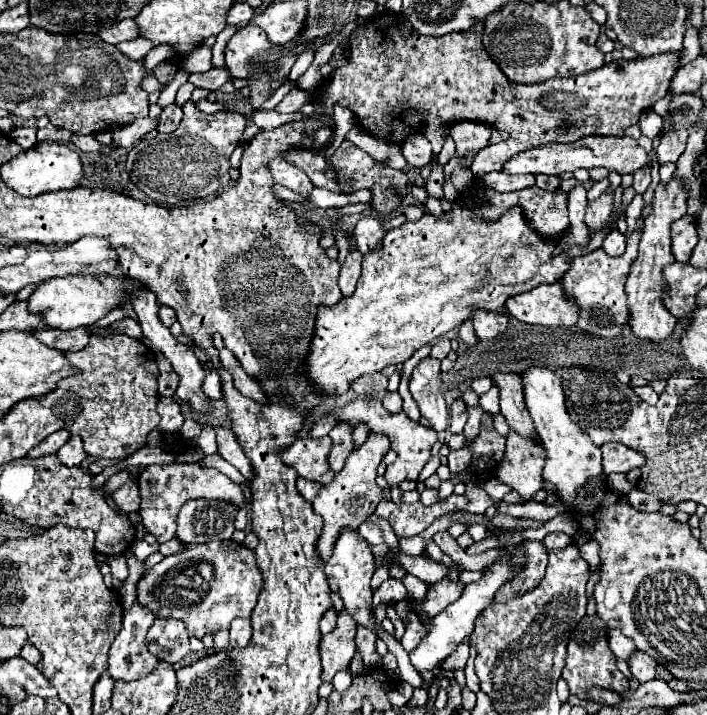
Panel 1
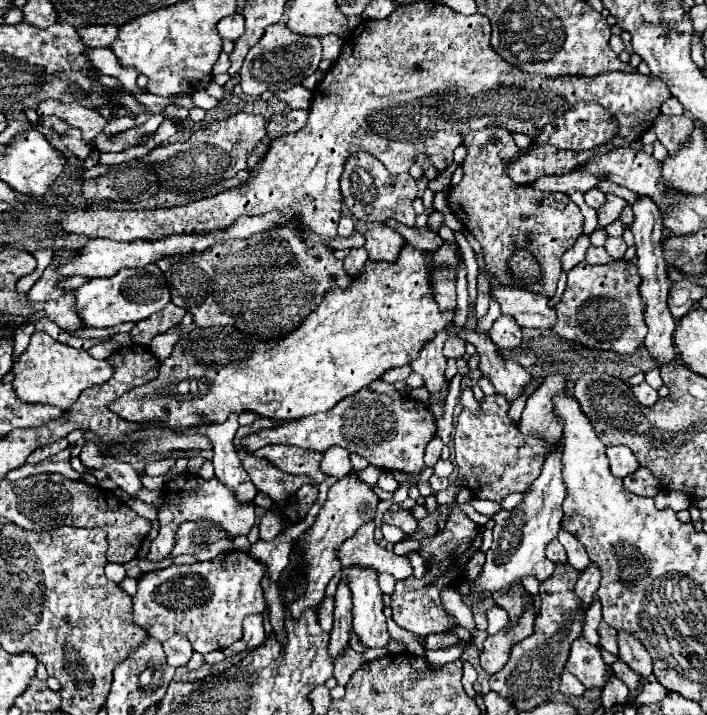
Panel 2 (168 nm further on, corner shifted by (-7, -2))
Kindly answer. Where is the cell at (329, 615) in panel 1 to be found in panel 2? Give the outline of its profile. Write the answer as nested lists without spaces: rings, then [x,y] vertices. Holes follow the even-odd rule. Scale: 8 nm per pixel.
[[[327,597],[319,605],[319,625],[327,633],[331,633],[331,629],[333,629],[333,607],[335,607],[333,599],[327,599]]]

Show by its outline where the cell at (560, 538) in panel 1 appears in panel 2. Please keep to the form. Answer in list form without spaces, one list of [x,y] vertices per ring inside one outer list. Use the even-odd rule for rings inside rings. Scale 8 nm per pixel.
[[[553,539],[553,541],[547,545],[547,559],[551,559],[553,563],[563,563],[563,561],[567,561],[567,553],[565,553],[563,545],[561,545],[557,539]]]

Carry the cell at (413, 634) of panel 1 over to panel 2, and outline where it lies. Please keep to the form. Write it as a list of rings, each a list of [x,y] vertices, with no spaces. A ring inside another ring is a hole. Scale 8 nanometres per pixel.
[[[433,633],[433,635],[427,635],[425,637],[425,643],[423,643],[423,649],[441,649],[441,647],[449,647],[449,645],[455,645],[459,637],[455,635],[449,635],[449,633]]]

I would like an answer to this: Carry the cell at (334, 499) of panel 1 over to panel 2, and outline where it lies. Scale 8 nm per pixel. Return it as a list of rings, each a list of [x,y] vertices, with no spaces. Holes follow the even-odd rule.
[[[351,471],[349,475],[345,475],[343,479],[339,479],[329,489],[325,505],[321,507],[315,523],[307,531],[307,543],[303,543],[303,549],[307,551],[307,559],[303,559],[307,563],[307,595],[303,595],[303,599],[295,599],[295,603],[291,603],[291,607],[289,607],[291,615],[299,617],[301,611],[305,611],[307,607],[317,605],[325,597],[327,583],[341,569],[341,559],[337,557],[339,547],[347,539],[351,539],[361,525],[365,525],[365,523],[369,523],[369,521],[375,519],[379,501],[381,499],[373,491],[373,487],[367,485],[365,481],[361,481],[357,477],[357,471]]]

